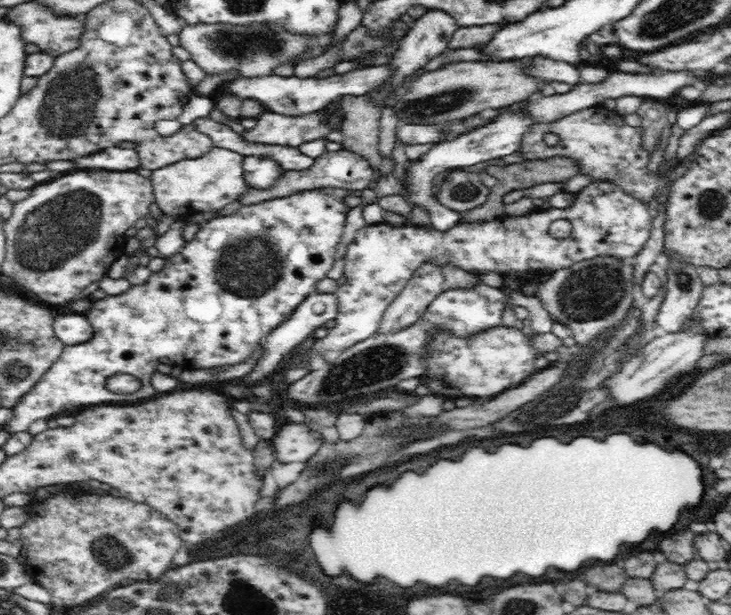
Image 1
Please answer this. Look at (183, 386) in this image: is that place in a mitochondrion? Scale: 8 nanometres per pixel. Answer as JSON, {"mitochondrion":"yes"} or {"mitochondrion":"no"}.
{"mitochondrion":"no"}

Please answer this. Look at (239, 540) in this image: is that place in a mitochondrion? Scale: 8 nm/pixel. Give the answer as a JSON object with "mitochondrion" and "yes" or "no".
{"mitochondrion":"no"}

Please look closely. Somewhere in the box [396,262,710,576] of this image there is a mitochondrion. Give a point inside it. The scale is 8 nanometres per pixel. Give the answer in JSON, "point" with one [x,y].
{"point":[580,373]}

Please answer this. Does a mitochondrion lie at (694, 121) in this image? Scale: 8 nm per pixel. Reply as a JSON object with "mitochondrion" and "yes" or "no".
{"mitochondrion":"no"}

